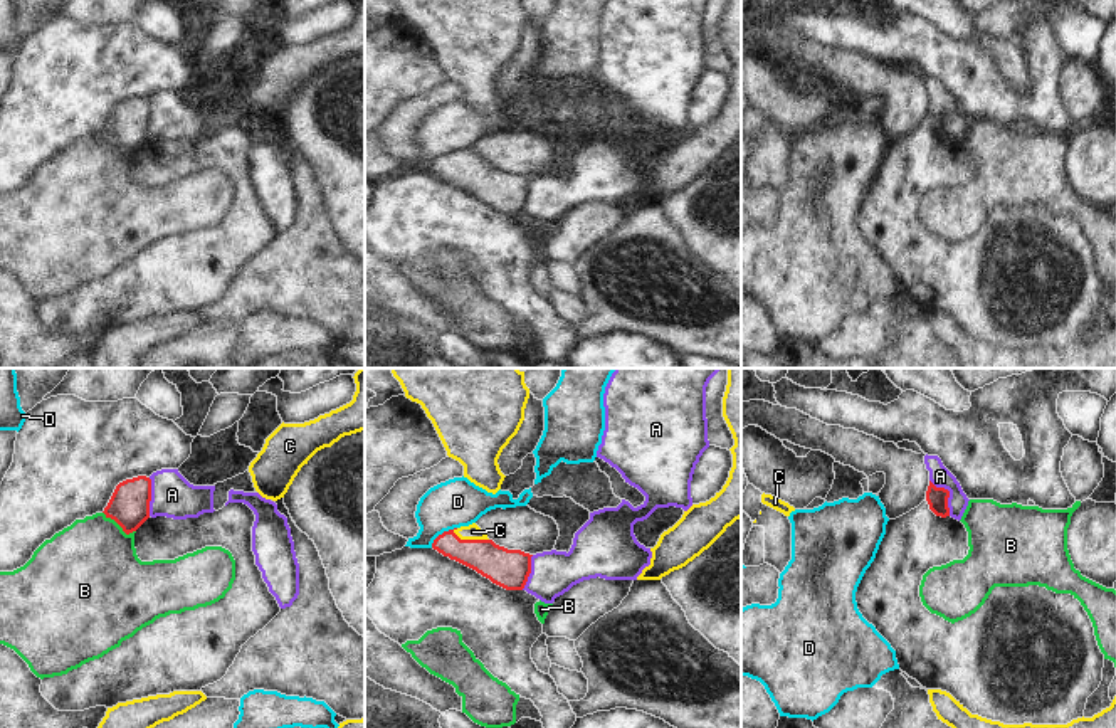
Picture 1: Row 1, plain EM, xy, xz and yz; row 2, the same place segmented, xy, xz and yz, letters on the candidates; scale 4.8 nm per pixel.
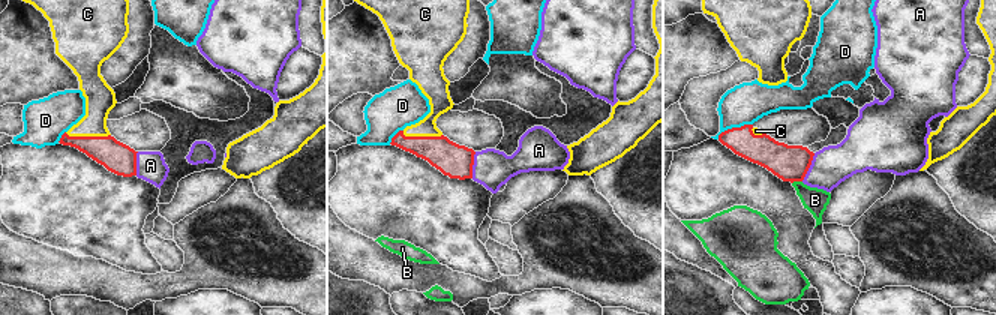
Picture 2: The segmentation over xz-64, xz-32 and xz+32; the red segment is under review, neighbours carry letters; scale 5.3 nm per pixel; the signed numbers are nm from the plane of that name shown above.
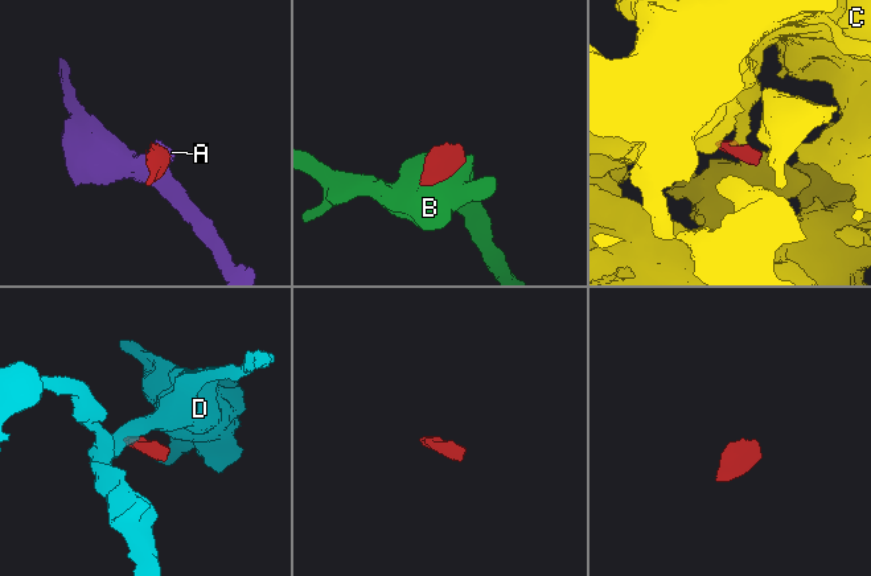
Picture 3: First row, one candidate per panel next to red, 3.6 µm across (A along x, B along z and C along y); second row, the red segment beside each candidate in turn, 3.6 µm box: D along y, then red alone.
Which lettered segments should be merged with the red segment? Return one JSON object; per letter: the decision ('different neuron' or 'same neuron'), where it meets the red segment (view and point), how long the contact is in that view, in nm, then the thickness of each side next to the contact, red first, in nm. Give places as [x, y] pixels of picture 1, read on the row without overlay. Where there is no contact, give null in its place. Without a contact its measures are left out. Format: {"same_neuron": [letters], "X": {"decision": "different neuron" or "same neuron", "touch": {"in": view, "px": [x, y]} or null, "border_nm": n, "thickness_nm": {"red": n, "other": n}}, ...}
{"same_neuron": ["C"], "A": {"decision": "different neuron", "touch": {"in": "yz", "px": [948, 118]}, "border_nm": 200, "thickness_nm": {"red": 100, "other": 100}}, "B": {"decision": "different neuron", "touch": {"in": "xy", "px": [120, 148]}, "border_nm": 190, "thickness_nm": {"red": 190, "other": 460}}, "C": {"decision": "same neuron", "touch": {"in": "xz", "px": [471, 163]}, "border_nm": 180, "thickness_nm": {"red": 190, "other": 80}}, "D": {"decision": "different neuron", "touch": {"in": "xz", "px": [442, 157]}, "border_nm": 160, "thickness_nm": {"red": 160, "other": 220}}}

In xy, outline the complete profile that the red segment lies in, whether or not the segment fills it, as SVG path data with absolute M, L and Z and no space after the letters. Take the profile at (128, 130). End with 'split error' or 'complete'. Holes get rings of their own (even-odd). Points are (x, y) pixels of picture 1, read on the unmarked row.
M138 99L119 106L104 131L126 158L136 155L150 141L151 103Z; complete

